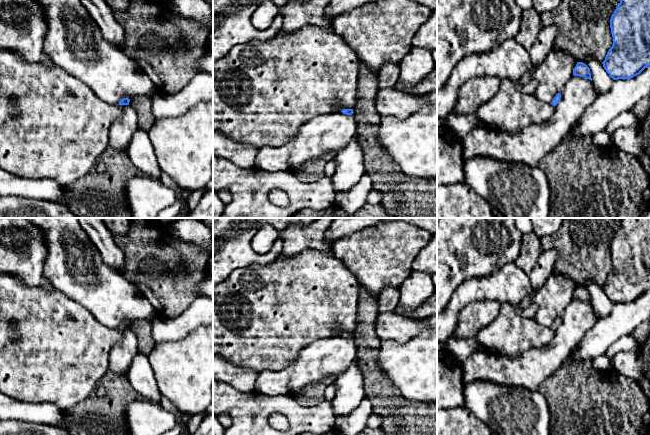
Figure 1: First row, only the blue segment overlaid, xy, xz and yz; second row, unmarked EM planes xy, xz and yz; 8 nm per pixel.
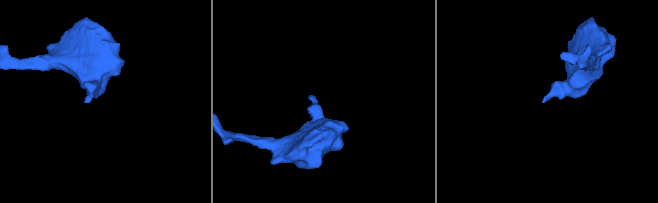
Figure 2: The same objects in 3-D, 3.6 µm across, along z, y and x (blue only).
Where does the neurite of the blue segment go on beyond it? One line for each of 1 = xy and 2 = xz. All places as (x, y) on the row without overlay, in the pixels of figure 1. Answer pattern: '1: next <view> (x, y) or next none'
1: next none
2: next none

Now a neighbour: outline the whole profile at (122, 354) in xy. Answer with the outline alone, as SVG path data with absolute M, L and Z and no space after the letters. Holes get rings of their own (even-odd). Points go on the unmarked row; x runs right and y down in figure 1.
M127 329L110 351L108 370L116 374L126 374L138 353L138 339L130 329Z

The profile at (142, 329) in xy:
M139 319L131 323L129 329L138 339L139 352L148 355L156 345L152 334L153 322Z

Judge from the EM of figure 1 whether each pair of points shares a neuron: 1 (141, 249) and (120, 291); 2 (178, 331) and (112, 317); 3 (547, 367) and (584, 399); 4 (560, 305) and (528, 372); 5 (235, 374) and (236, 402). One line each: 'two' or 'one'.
1: two
2: two
3: two
4: two
5: two

